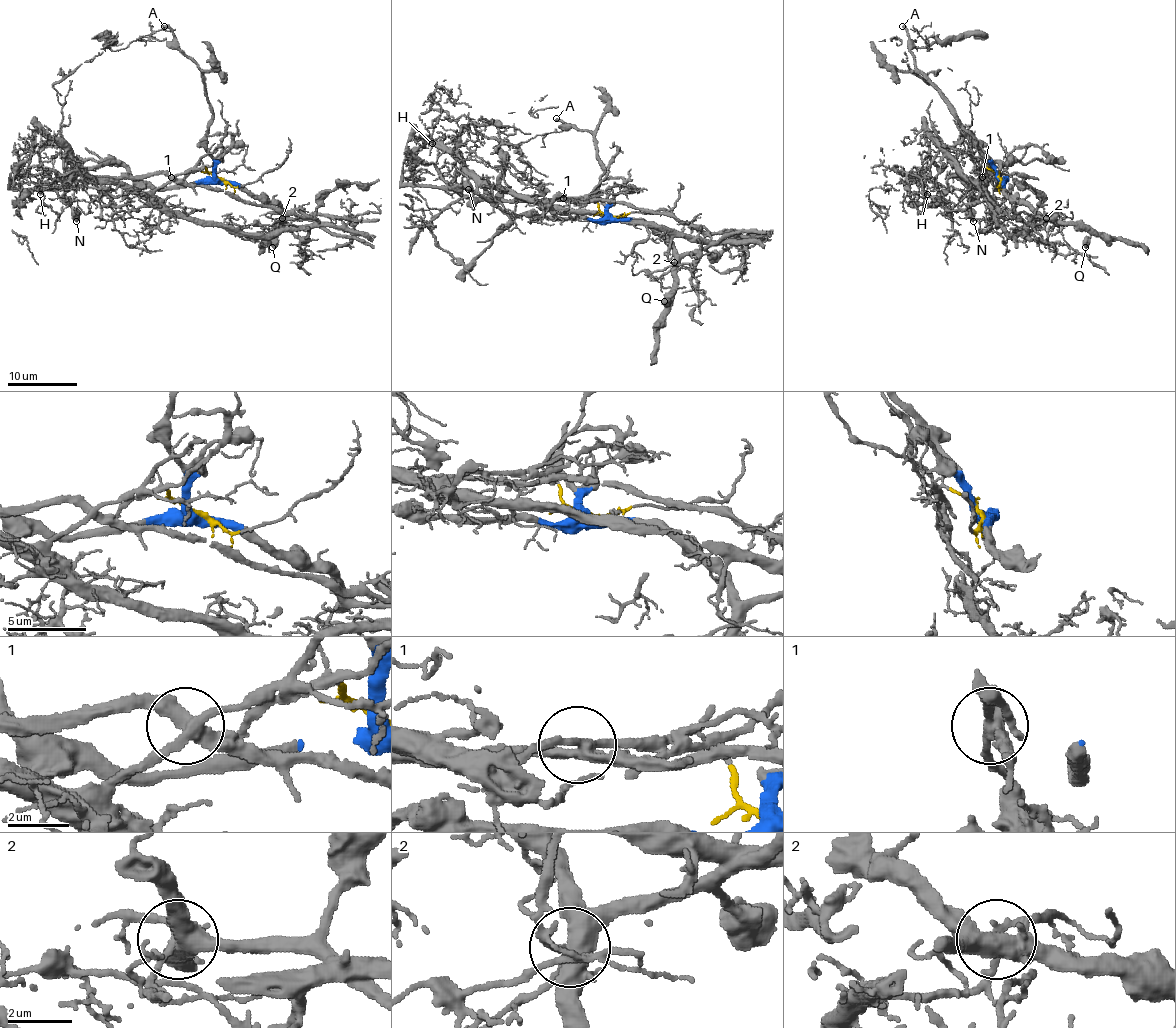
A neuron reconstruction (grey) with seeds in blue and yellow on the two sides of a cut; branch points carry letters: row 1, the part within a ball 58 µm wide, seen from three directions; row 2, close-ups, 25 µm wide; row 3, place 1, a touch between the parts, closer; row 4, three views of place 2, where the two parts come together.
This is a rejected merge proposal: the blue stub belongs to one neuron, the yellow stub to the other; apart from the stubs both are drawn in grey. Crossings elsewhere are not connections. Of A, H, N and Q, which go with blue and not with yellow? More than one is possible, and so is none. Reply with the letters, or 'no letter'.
A, N, Q

